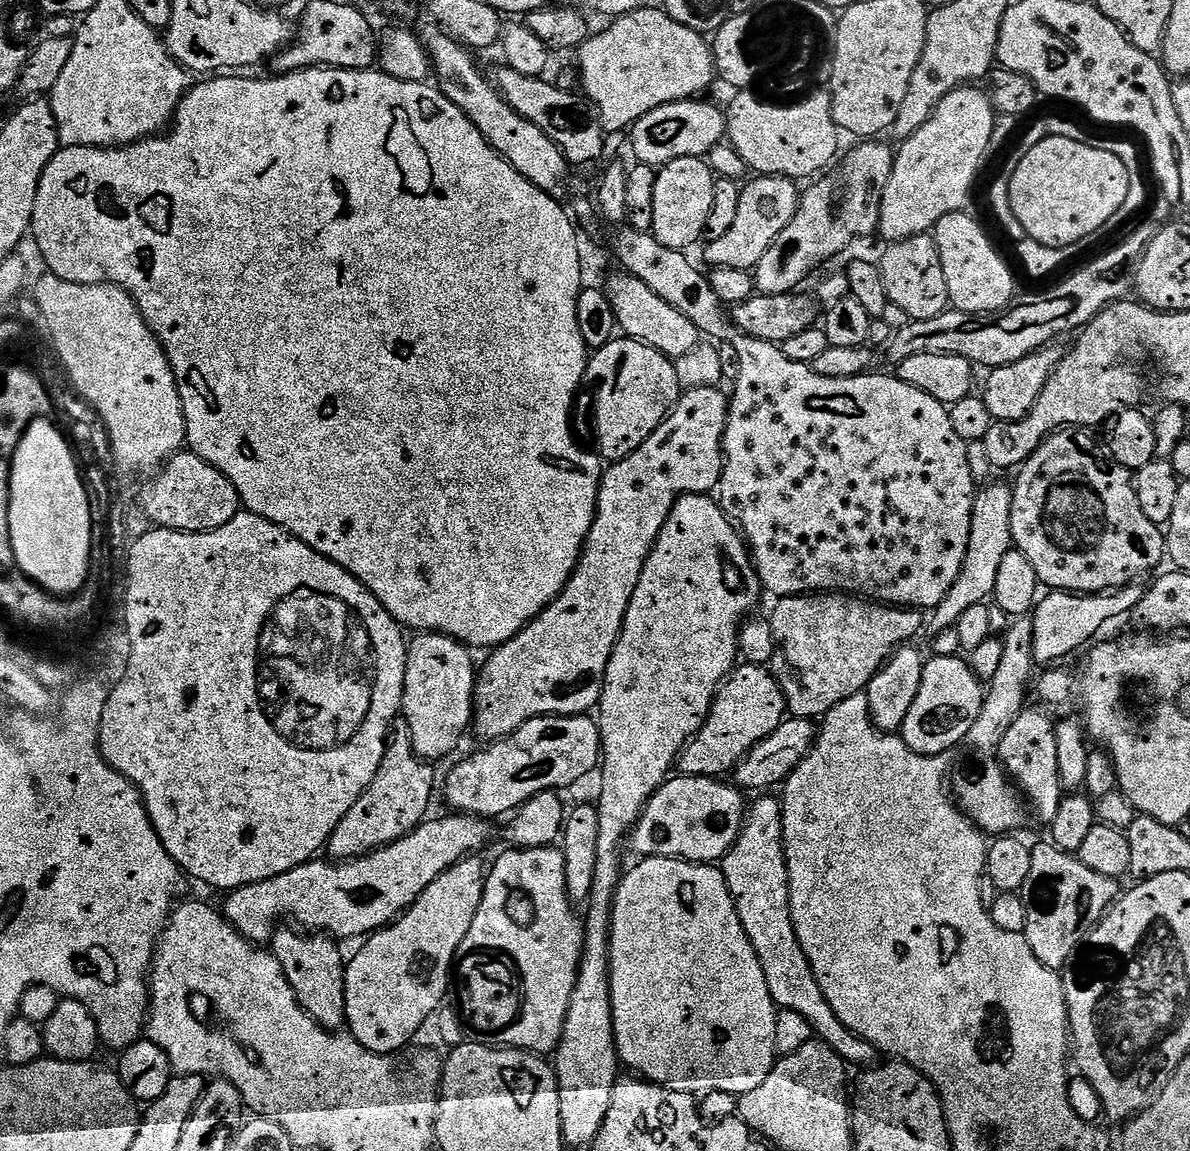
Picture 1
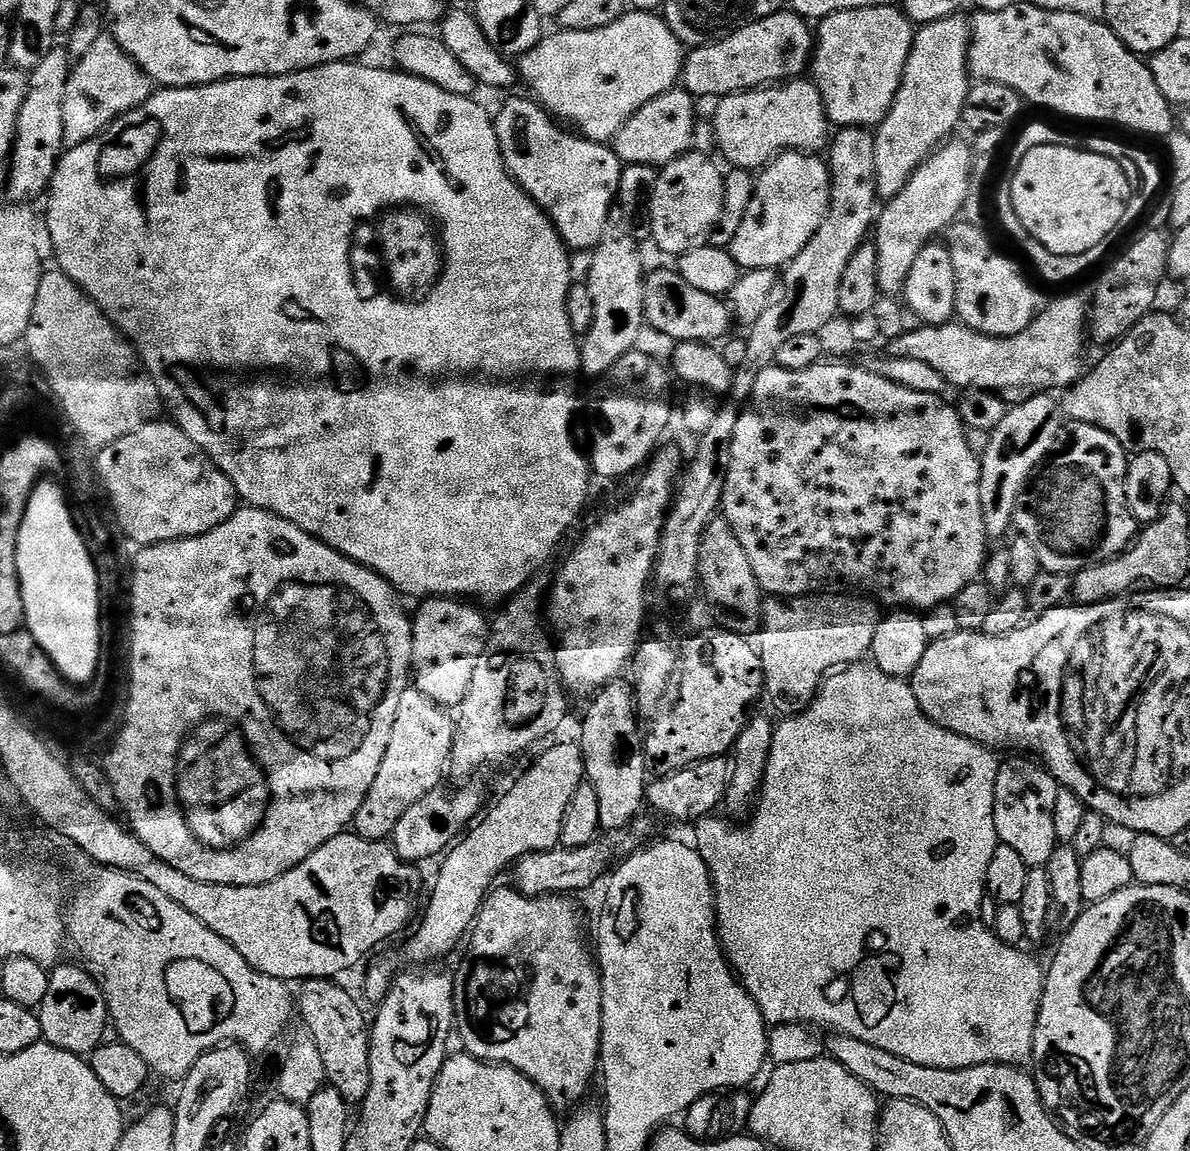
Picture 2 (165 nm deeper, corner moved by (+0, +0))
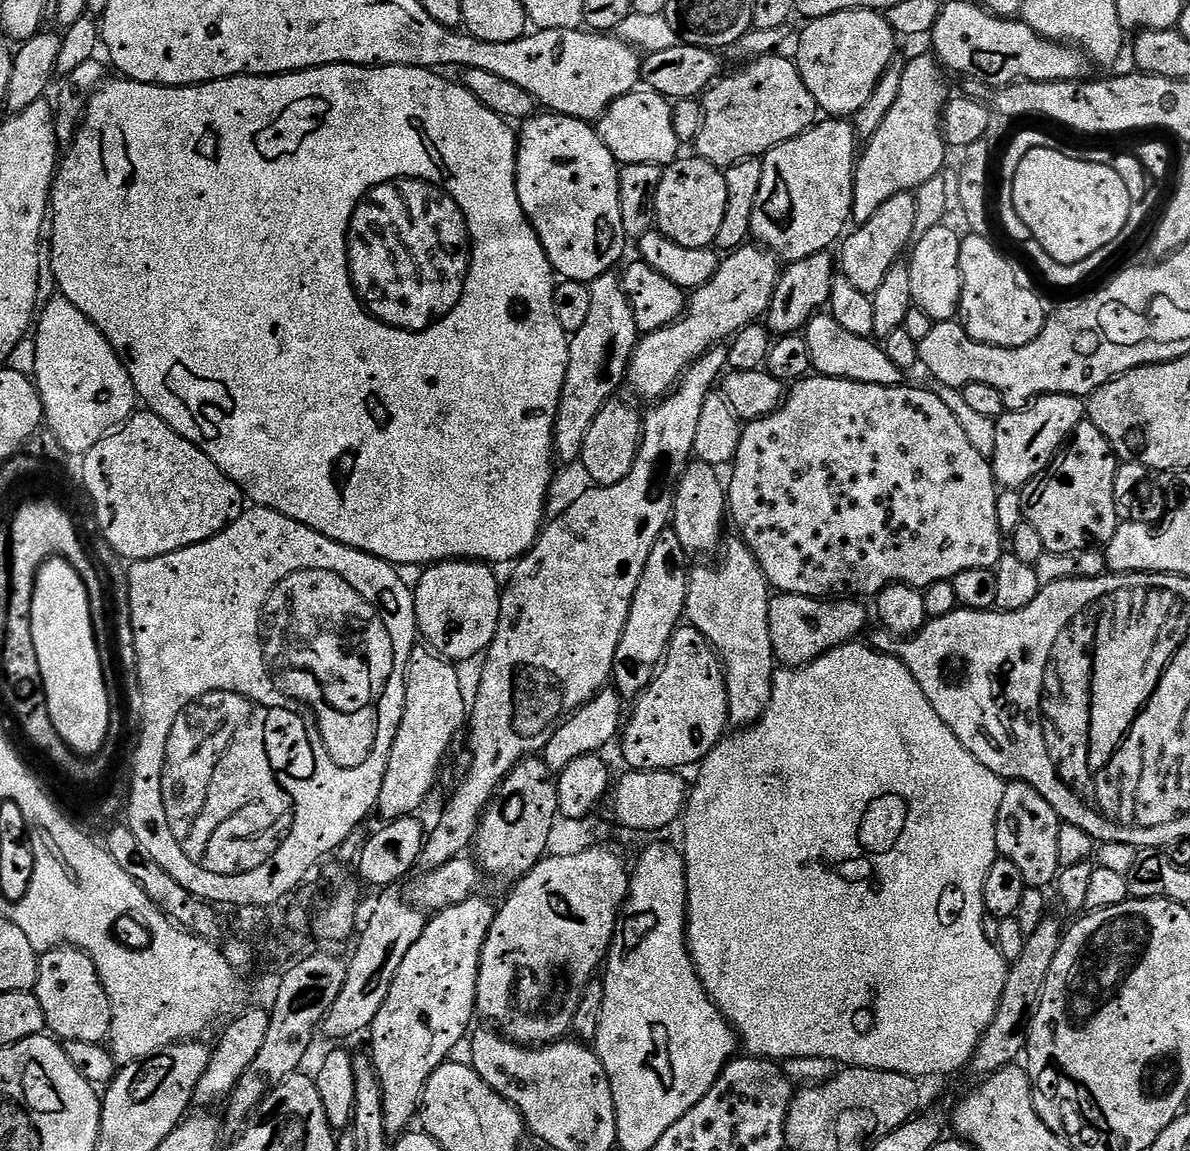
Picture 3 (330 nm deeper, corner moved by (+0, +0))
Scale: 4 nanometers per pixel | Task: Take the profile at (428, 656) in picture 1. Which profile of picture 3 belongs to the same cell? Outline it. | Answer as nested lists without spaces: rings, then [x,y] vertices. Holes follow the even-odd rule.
[[[445,560],[442,564],[434,564],[423,569],[420,581],[414,584],[414,595],[416,598],[416,627],[423,643],[445,660],[461,662],[460,660],[472,660],[476,655],[487,653],[489,646],[492,645],[494,634],[498,630],[498,614],[500,613],[500,593],[502,591],[501,581],[496,581],[493,569],[487,563],[478,560]]]

